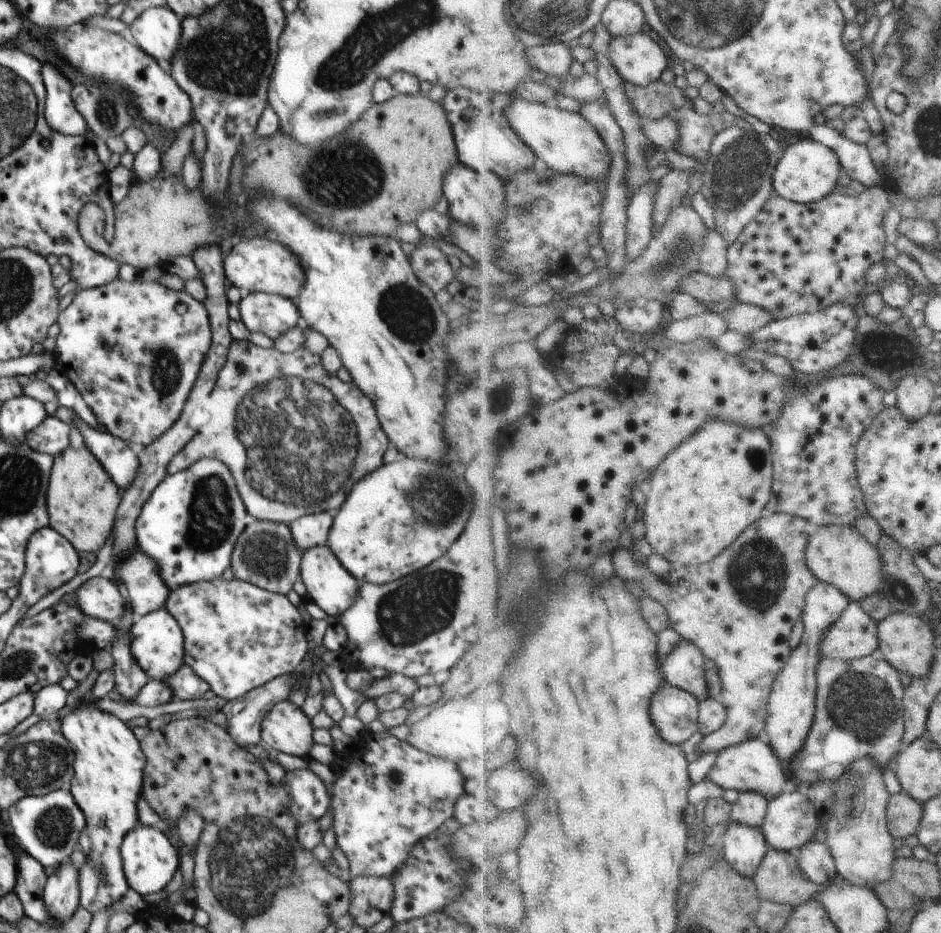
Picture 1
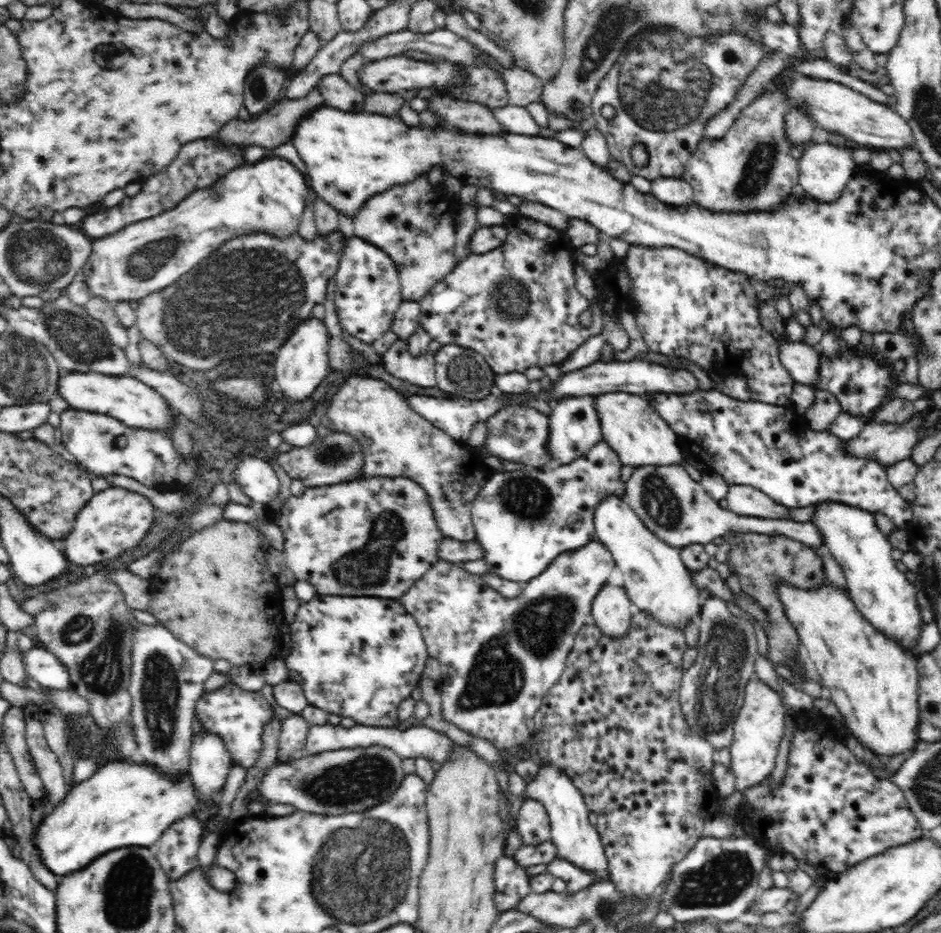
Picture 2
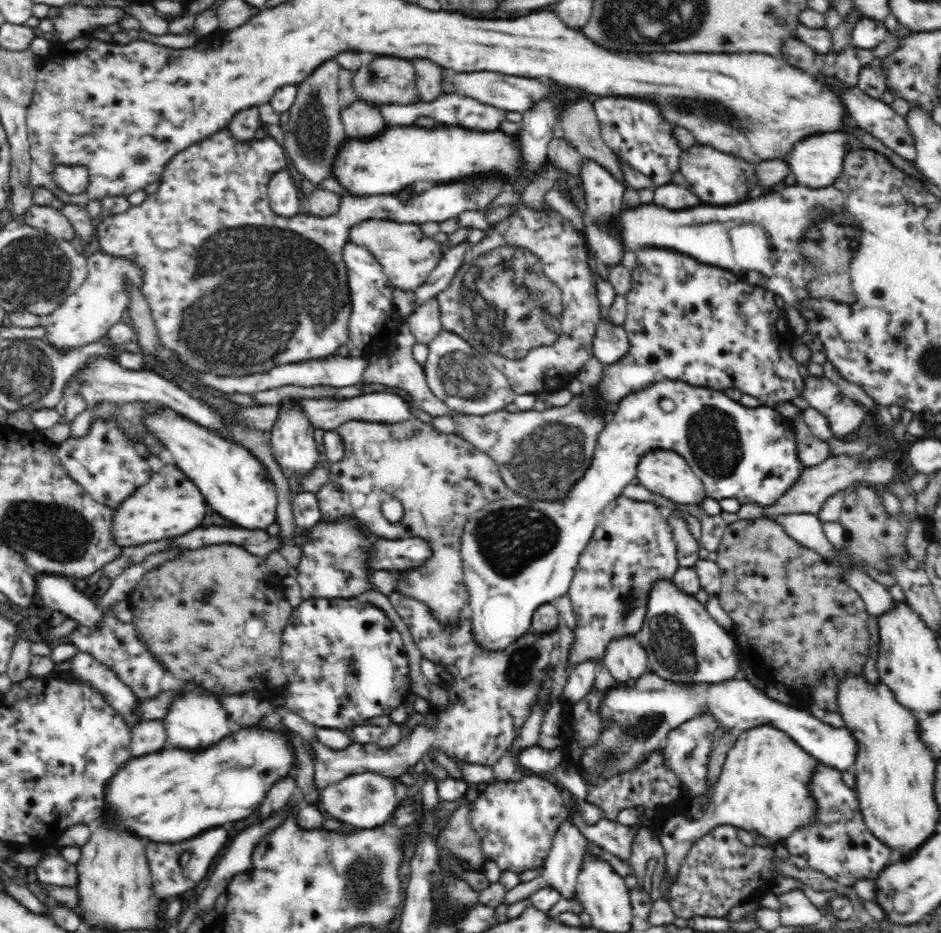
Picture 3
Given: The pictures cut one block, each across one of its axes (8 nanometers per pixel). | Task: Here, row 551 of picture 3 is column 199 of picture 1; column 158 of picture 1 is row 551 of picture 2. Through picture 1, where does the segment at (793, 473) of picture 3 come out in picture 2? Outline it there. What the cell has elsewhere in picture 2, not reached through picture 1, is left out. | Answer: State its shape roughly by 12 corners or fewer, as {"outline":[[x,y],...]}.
{"outline":[[602,440],[552,472],[486,478],[471,504],[487,572],[540,576],[625,496]]}

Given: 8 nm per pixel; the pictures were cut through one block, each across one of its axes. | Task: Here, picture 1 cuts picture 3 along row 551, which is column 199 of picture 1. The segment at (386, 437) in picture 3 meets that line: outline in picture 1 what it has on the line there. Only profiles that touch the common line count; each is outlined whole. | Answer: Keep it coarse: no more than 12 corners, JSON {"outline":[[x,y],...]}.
{"outline":[[234,338],[173,475],[258,521],[335,513],[391,446],[303,346]]}

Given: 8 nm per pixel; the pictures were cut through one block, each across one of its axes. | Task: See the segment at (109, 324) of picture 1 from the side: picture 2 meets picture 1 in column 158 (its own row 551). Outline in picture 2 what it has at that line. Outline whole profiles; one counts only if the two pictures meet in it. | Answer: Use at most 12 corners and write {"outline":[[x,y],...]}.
{"outline":[[409,478],[307,487],[275,520],[318,595],[397,599],[439,561]]}

